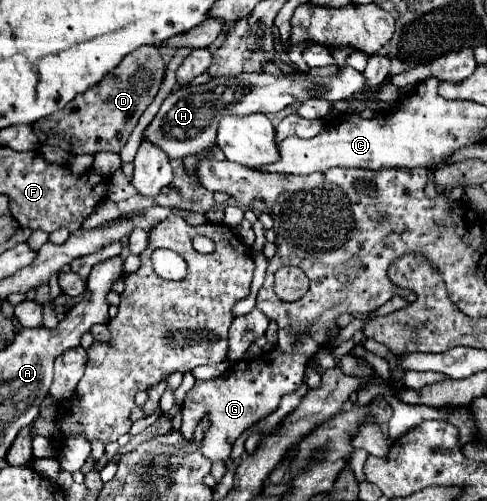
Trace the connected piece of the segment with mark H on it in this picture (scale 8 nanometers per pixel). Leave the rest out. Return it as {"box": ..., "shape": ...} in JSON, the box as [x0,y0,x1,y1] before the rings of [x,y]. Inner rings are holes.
{"box":[144,67,364,159],"shape":[[[340,67],[338,77],[312,77],[312,79],[292,79],[292,77],[272,77],[268,73],[240,73],[238,77],[218,77],[198,87],[180,87],[172,91],[162,103],[160,111],[152,123],[144,129],[144,141],[154,143],[170,159],[184,159],[190,155],[208,159],[216,147],[216,129],[224,115],[246,117],[252,113],[276,113],[294,101],[306,101],[310,97],[320,97],[328,101],[350,99],[358,89],[364,87],[364,77],[352,67]]]}

